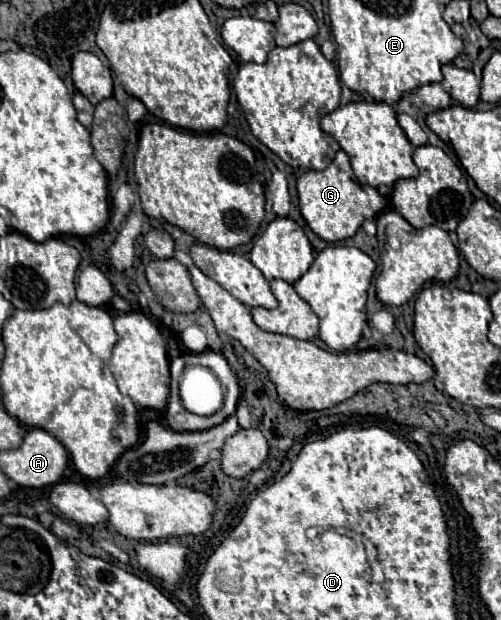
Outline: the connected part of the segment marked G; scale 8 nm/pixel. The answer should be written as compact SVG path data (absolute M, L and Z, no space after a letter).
M342 149L336 153L334 161L324 171L306 171L304 175L300 175L296 181L296 191L298 191L300 211L308 227L320 239L330 243L352 237L364 219L378 217L386 207L386 199L374 187L362 185L356 179L350 167L350 157Z

